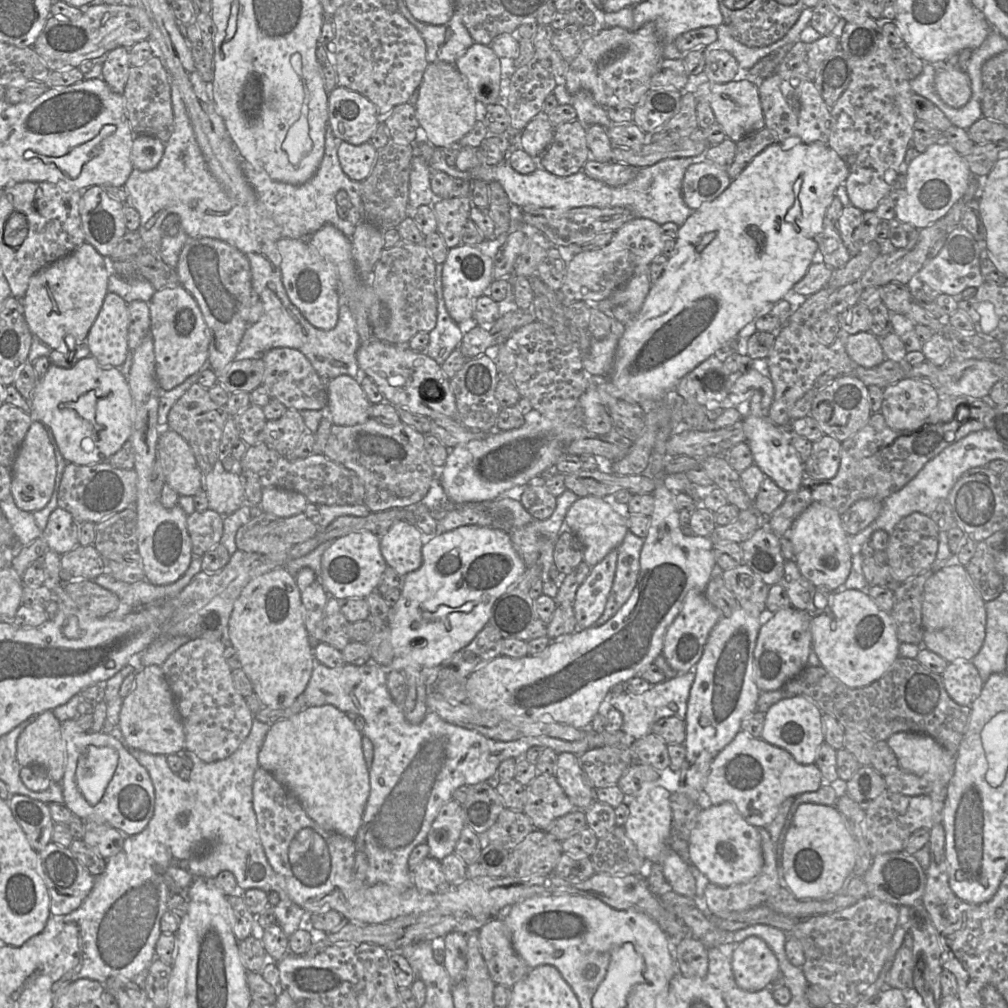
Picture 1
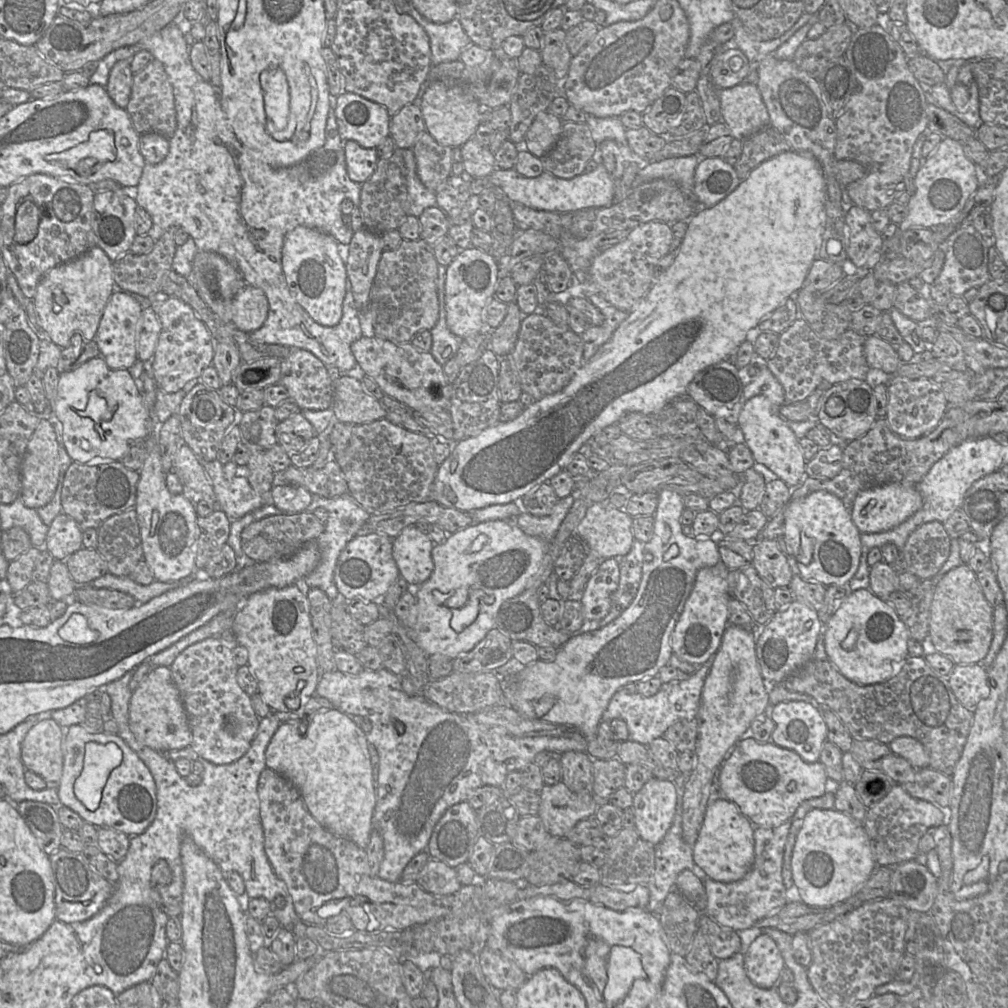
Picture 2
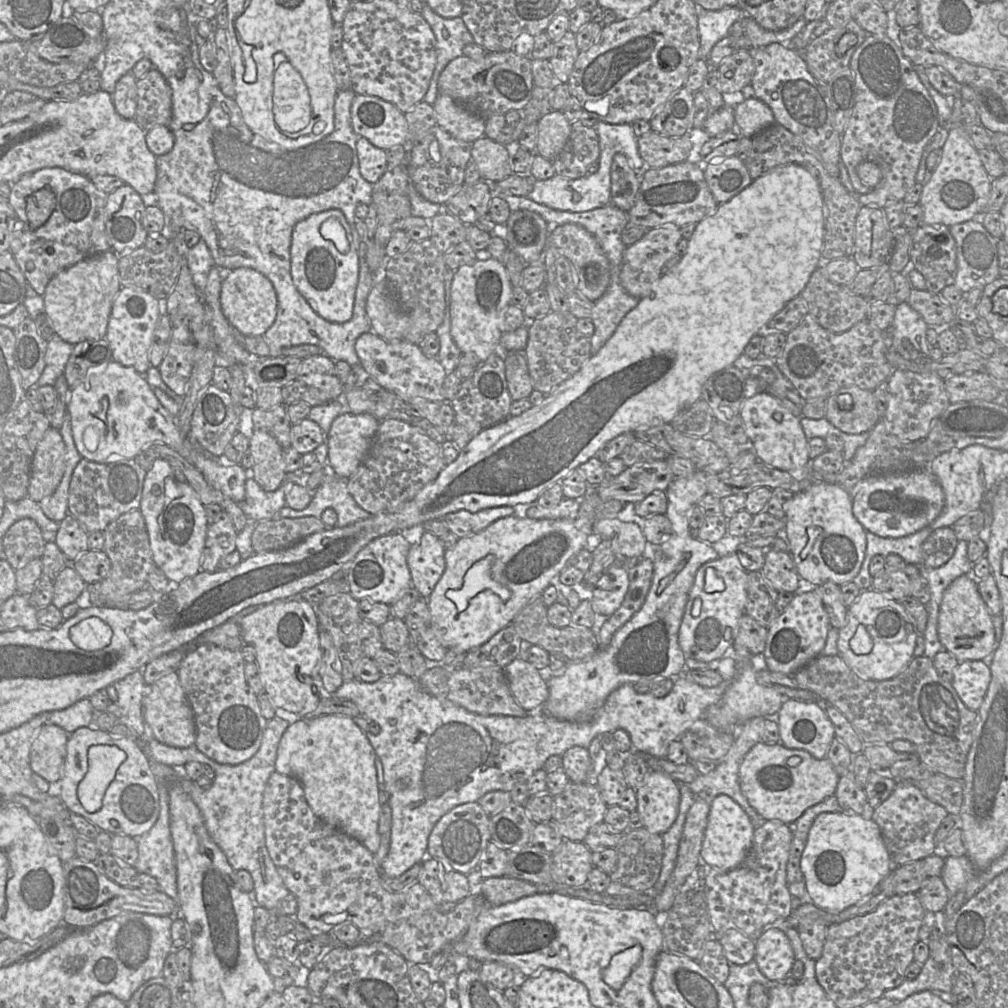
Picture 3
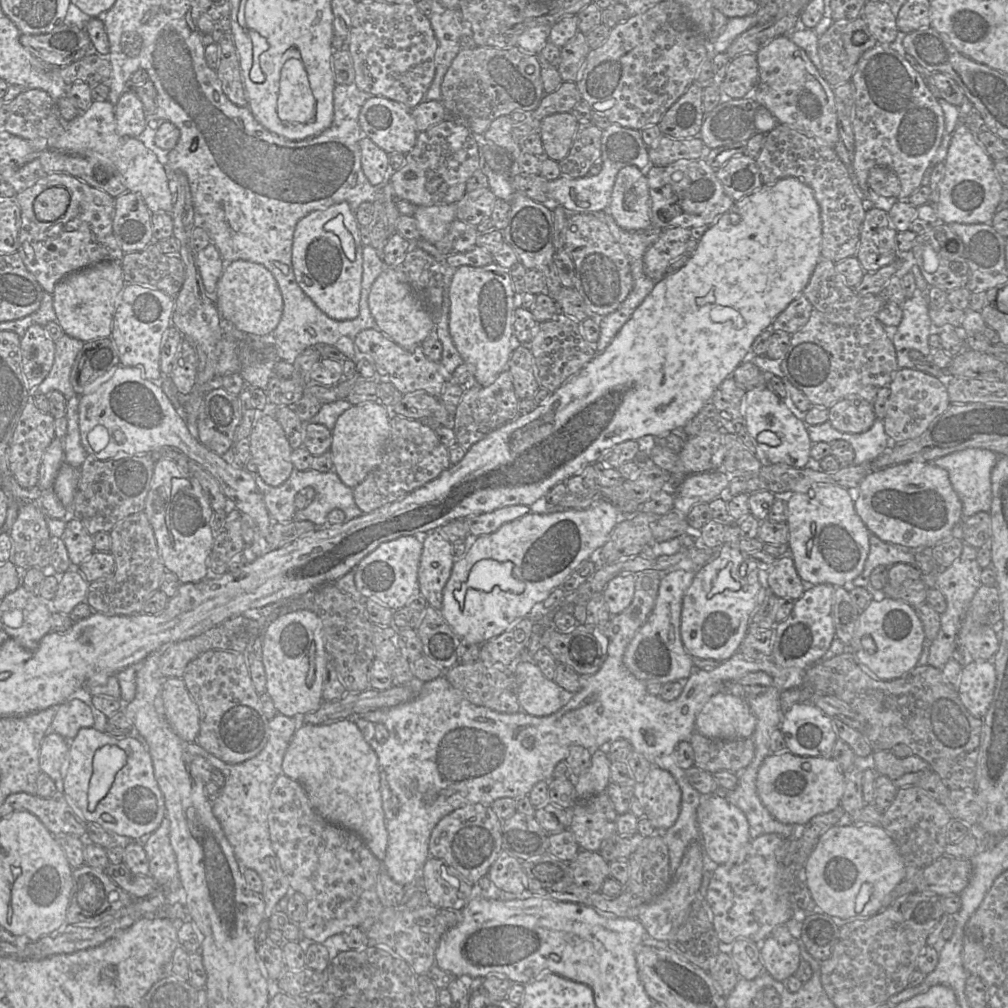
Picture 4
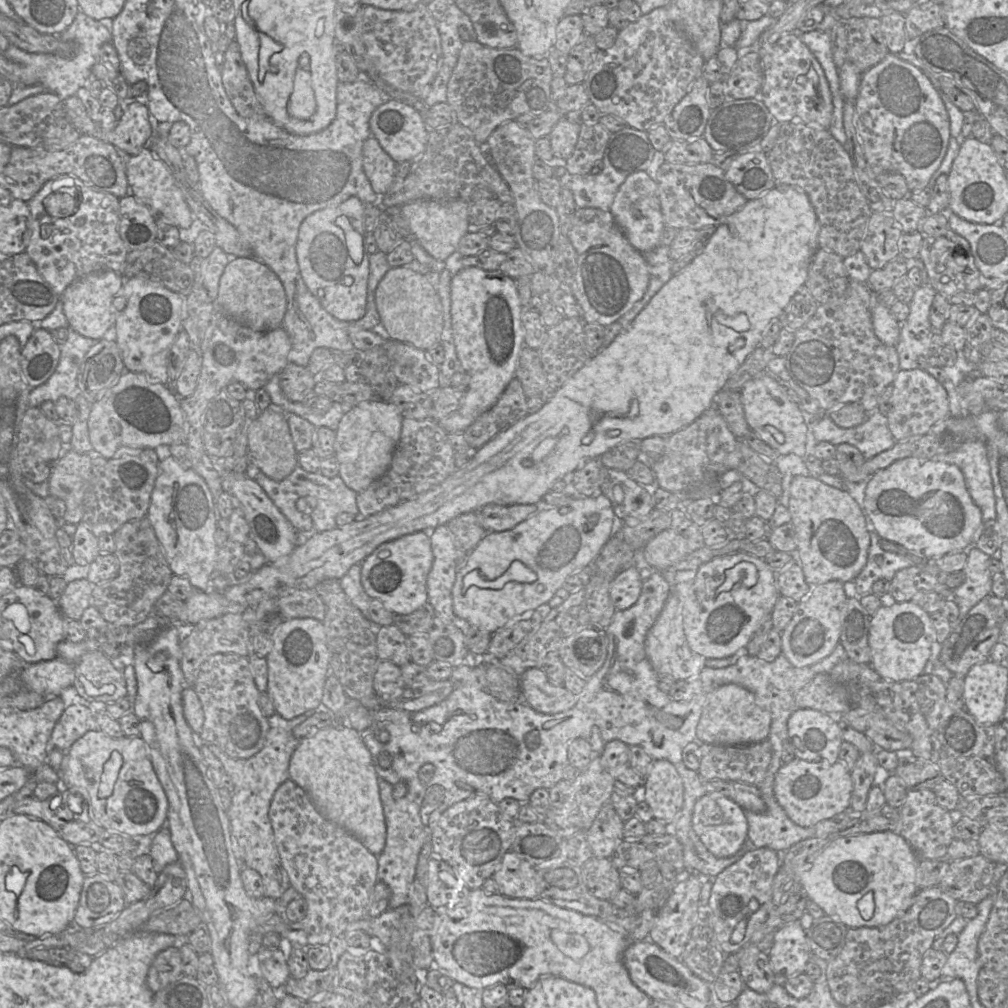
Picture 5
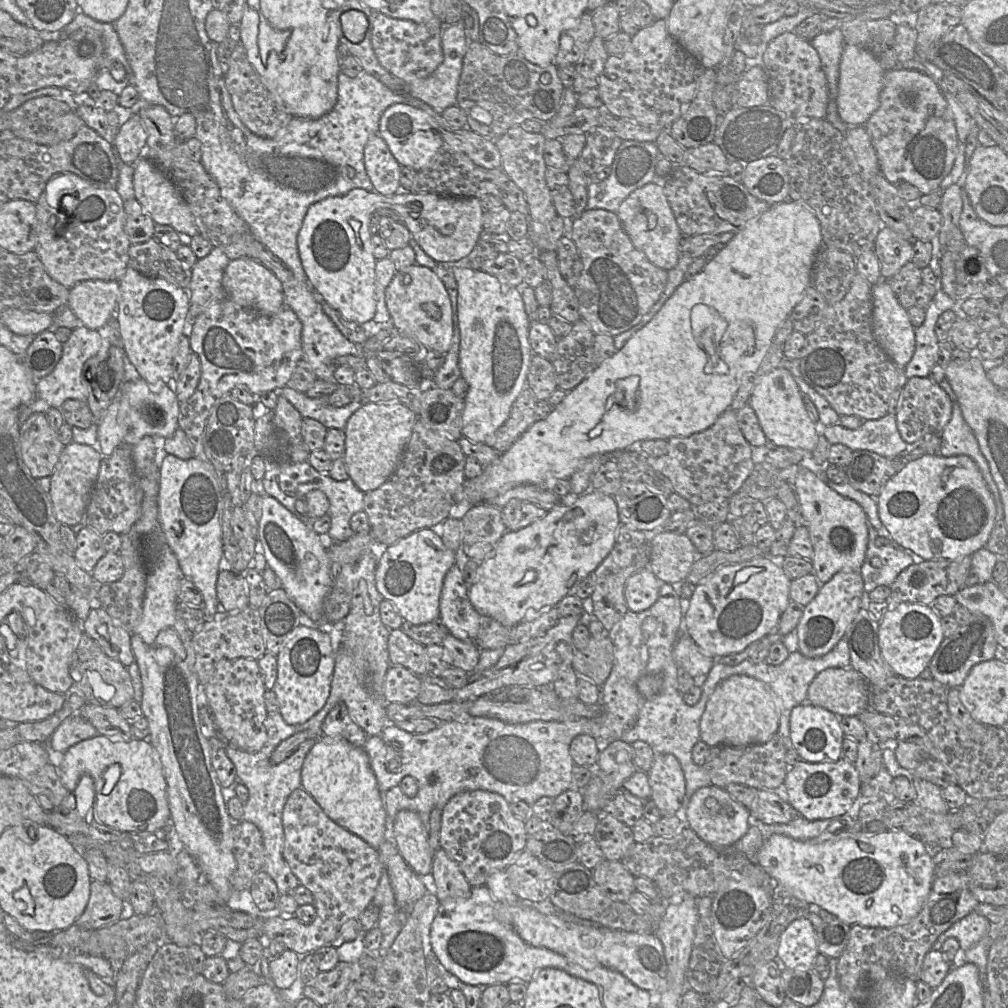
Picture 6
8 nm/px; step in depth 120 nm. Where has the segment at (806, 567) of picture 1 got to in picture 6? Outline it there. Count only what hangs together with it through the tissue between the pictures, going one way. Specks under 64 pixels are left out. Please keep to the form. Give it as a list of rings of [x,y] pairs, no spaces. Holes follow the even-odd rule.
[[[805,467],[799,469],[793,488],[799,501],[803,525],[809,530],[814,550],[811,563],[819,582],[824,584],[841,571],[859,572],[868,544],[867,516],[862,507],[838,494]]]

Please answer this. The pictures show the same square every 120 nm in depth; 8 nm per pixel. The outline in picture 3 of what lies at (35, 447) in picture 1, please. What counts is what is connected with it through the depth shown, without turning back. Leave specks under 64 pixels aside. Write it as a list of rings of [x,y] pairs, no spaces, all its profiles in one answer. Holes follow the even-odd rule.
[[[50,427],[37,444],[30,467],[27,496],[40,503],[54,493],[65,469],[65,443],[60,431]]]

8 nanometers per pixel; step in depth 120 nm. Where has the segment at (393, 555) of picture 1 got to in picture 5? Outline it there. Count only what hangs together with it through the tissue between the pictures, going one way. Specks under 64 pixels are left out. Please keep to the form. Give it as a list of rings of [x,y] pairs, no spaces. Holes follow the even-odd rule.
[[[447,525],[436,527],[430,536],[434,561],[428,574],[426,586],[428,594],[428,606],[434,611],[444,623],[451,624],[463,632],[466,636],[470,629],[470,624],[459,617],[453,611],[452,588],[457,574],[457,545],[454,535]]]

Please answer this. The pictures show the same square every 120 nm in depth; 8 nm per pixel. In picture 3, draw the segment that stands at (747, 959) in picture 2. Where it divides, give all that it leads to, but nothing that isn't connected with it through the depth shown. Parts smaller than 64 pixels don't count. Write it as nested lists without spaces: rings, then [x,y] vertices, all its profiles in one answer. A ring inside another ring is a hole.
[[[768,928],[754,943],[754,961],[762,975],[771,981],[786,977],[796,961],[786,935],[778,928]]]

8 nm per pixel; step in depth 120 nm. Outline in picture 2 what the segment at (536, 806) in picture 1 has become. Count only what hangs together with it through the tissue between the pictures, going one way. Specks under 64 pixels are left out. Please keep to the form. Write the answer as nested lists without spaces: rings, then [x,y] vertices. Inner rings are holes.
[[[562,781],[554,785],[545,784],[539,792],[540,806],[538,816],[551,836],[565,837],[566,834],[582,819],[594,816],[599,805],[593,793],[576,793]]]

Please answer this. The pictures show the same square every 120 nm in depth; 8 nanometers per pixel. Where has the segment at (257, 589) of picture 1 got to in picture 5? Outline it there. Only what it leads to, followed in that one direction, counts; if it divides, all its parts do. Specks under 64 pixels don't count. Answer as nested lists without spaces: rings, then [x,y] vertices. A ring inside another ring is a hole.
[[[312,618],[285,620],[272,634],[272,650],[266,661],[266,693],[283,719],[292,720],[322,705],[324,684],[330,673],[330,653],[322,622]]]

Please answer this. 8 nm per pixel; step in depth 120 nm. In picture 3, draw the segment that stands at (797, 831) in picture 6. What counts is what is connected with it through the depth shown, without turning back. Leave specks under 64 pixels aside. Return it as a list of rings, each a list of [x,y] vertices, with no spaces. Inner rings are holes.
[[[737,731],[733,745],[727,754],[717,762],[716,768],[706,775],[699,774],[693,782],[687,785],[695,798],[703,798],[709,805],[717,795],[728,795],[743,808],[756,829],[766,820],[749,804],[741,791],[739,782],[739,768],[746,750],[745,739],[745,733]]]

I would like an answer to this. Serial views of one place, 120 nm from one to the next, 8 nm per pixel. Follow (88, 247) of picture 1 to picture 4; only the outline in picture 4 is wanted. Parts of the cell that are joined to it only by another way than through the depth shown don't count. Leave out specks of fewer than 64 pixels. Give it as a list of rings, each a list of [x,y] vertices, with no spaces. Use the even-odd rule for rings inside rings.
[[[102,261],[74,271],[62,278],[54,288],[53,307],[57,322],[65,334],[88,342],[111,337],[114,315],[125,286],[119,261]]]

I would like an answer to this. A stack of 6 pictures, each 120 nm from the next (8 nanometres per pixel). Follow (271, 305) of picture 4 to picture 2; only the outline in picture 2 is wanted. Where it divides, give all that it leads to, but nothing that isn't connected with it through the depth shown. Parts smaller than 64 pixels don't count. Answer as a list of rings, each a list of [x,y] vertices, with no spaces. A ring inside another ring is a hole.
[[[245,284],[233,299],[232,323],[240,331],[251,333],[263,325],[268,310],[268,299],[264,291]]]

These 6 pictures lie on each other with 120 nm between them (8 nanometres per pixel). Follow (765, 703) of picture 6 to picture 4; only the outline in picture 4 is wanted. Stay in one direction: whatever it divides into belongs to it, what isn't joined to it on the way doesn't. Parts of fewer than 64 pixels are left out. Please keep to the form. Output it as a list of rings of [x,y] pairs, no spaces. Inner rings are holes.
[[[726,692],[713,695],[695,720],[695,731],[709,738],[747,739],[756,727],[756,717],[745,698]]]

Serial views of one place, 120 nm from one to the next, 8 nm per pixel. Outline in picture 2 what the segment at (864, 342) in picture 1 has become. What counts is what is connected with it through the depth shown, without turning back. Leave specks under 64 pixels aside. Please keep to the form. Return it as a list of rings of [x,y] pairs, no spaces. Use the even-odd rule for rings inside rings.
[[[869,335],[864,343],[864,355],[870,368],[892,375],[902,363],[894,347],[877,335]]]

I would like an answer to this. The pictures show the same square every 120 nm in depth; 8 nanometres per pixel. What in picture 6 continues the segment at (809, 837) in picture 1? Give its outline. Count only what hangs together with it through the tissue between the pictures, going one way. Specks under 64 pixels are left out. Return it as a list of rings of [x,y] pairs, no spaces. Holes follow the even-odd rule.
[[[885,831],[876,834],[839,834],[835,838],[824,841],[820,844],[813,844],[808,841],[799,841],[781,834],[773,834],[765,838],[761,848],[757,852],[755,862],[770,876],[775,882],[784,885],[794,896],[807,902],[816,904],[834,914],[839,920],[852,925],[875,928],[893,928],[902,926],[912,921],[923,908],[931,892],[933,881],[935,880],[934,865],[932,857],[926,851],[926,844],[919,838],[909,835],[904,831]]]

